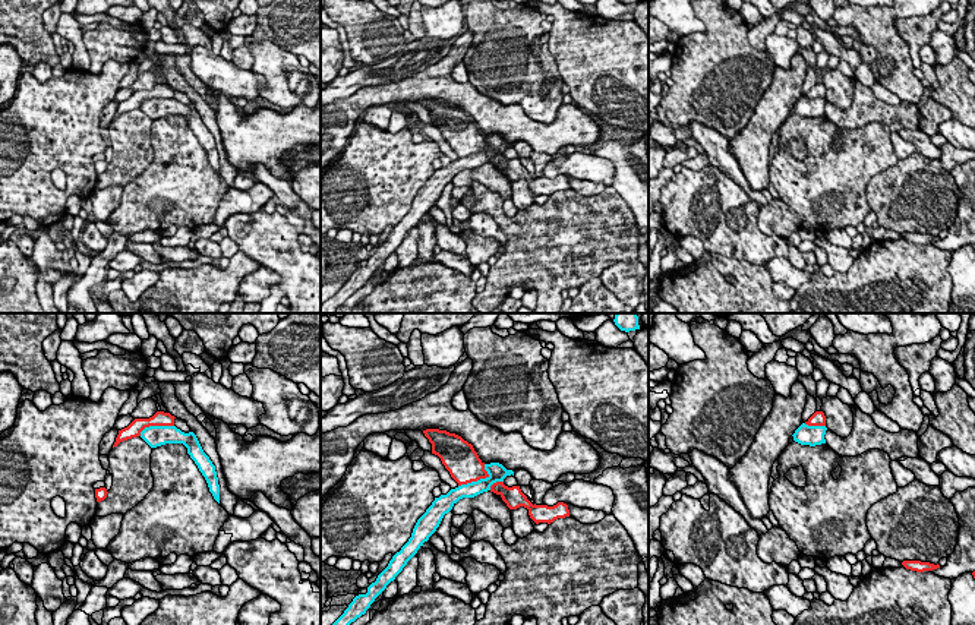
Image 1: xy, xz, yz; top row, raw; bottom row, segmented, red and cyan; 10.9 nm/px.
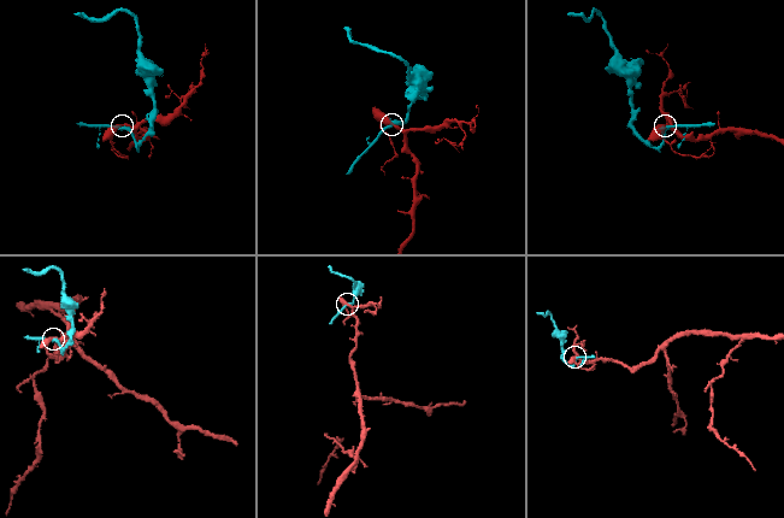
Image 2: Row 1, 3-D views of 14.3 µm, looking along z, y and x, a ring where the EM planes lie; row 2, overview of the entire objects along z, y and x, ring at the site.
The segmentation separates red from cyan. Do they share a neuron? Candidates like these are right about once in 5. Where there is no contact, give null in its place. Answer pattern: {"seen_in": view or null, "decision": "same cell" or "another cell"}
{"seen_in": "xz", "decision": "another cell"}

